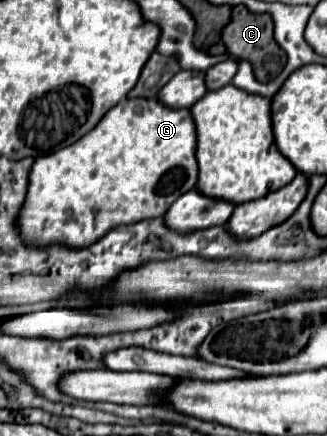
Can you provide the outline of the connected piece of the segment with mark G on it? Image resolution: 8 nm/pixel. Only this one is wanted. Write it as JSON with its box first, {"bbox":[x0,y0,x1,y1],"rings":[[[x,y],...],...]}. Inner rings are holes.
{"bbox":[17,98,197,248],"rings":[[[125,98],[113,106],[101,122],[73,146],[65,146],[53,154],[33,162],[29,172],[29,188],[17,216],[17,230],[25,246],[47,248],[53,244],[67,248],[85,248],[103,238],[121,224],[133,224],[147,218],[159,218],[169,206],[193,190],[197,184],[195,130],[189,110],[171,110],[157,100]]]}

